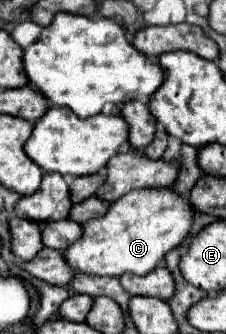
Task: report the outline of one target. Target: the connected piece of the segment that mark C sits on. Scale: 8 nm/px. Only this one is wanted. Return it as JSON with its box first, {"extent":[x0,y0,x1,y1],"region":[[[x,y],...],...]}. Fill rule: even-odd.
{"extent":[62,189,194,277],"region":[[[136,189],[120,197],[120,201],[112,201],[104,217],[82,223],[82,237],[72,245],[68,245],[68,249],[64,249],[62,255],[76,273],[84,275],[100,275],[100,277],[120,277],[124,273],[144,275],[150,273],[158,263],[162,263],[164,255],[176,245],[180,245],[180,241],[188,235],[192,225],[192,213],[194,211],[190,203],[170,189]]]}

